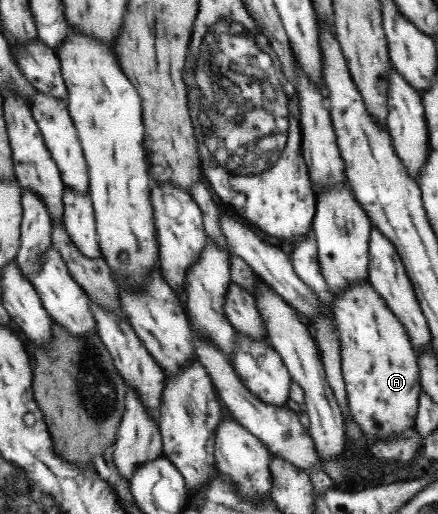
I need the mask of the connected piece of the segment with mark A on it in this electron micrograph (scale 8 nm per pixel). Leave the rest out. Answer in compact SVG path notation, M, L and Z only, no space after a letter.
M367 281L353 283L333 298L332 315L339 339L340 369L346 390L346 404L352 420L360 426L366 435L376 438L400 433L414 425L414 416L418 407L418 392L420 392L417 355L408 340L404 326L384 304L384 300Z

